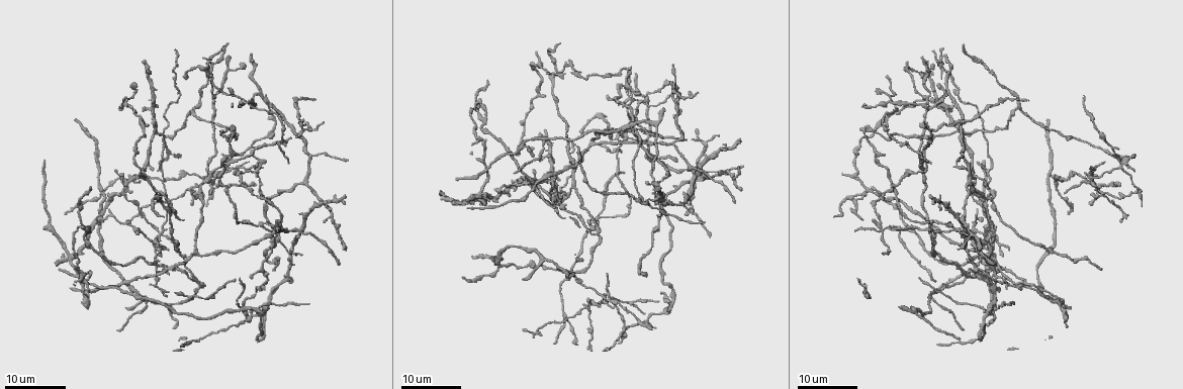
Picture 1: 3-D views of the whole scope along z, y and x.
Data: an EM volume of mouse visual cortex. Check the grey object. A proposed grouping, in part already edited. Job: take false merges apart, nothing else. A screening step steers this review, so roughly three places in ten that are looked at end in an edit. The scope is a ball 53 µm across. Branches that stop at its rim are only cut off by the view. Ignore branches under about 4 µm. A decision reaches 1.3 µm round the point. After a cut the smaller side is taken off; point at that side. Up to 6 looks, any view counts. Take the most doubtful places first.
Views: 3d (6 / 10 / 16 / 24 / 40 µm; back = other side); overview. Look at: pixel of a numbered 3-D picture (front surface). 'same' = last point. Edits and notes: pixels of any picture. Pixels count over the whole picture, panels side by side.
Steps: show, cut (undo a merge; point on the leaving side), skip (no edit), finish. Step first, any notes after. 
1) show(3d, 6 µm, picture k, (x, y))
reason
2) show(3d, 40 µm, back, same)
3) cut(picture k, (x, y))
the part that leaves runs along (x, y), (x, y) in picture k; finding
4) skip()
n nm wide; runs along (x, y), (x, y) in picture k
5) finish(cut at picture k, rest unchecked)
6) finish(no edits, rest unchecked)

show(3d, 24 µm, picture 1, (1057, 192))
side arm on a straight run

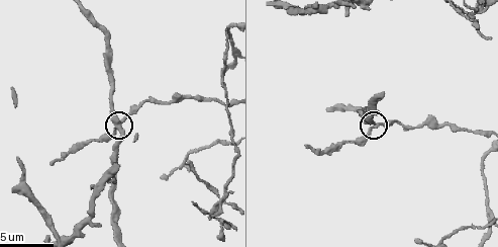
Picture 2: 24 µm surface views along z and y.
show(3d, 6 µm, picture 2, (375, 125))

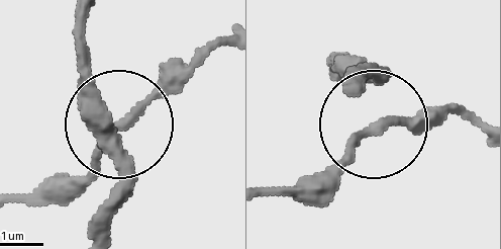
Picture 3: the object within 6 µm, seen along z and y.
skip()
one cell here

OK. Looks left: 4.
show(3d, 16 µm, picture 1, (710, 172))
branch point

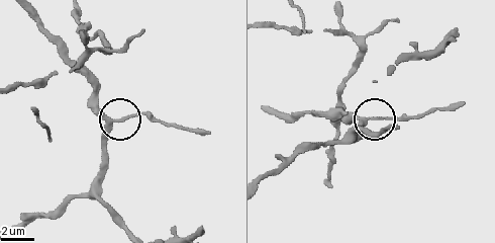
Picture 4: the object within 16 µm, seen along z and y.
show(3d, 6 µm, picture 4, (116, 122))
zoom in

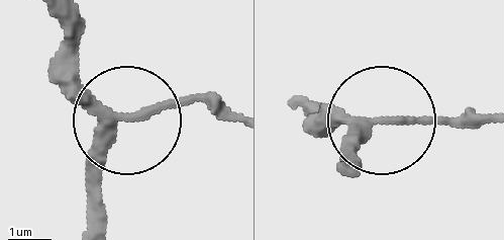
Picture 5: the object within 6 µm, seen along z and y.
show(3d, 6 µm, back, picture 5, (128, 117))

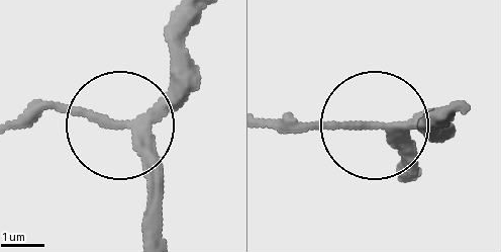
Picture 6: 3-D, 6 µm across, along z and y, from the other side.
skip()
side arm 7 µm; one cell here

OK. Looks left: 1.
finish(no edits, rest unchecked)

